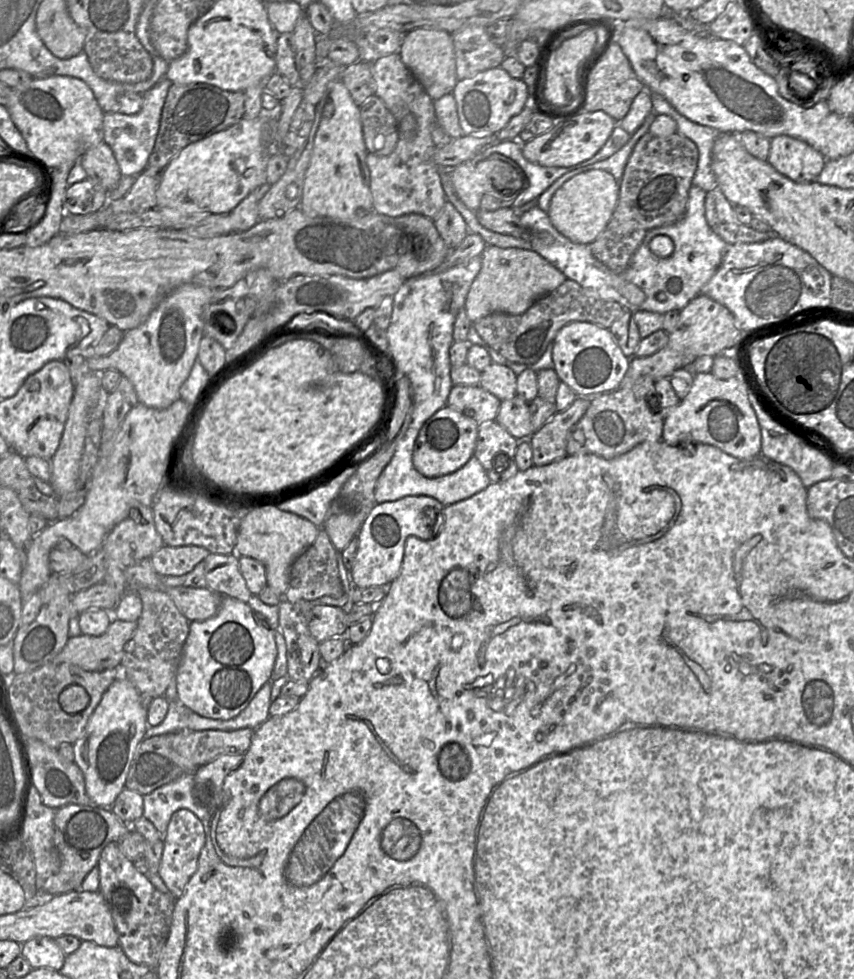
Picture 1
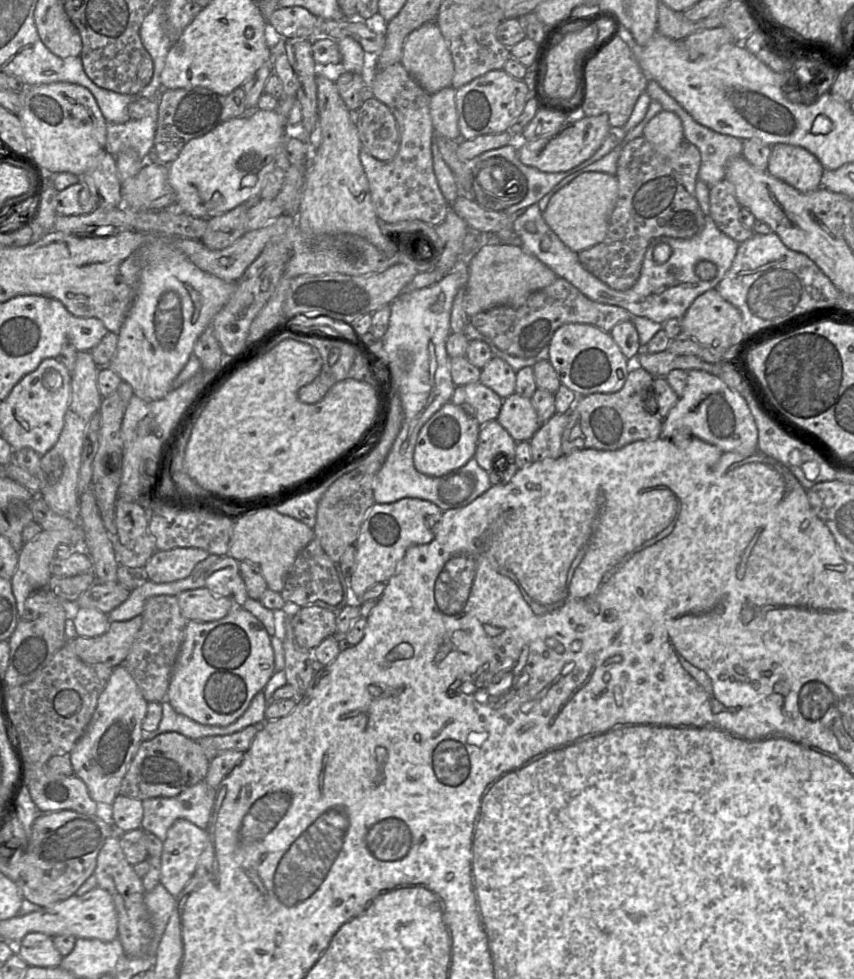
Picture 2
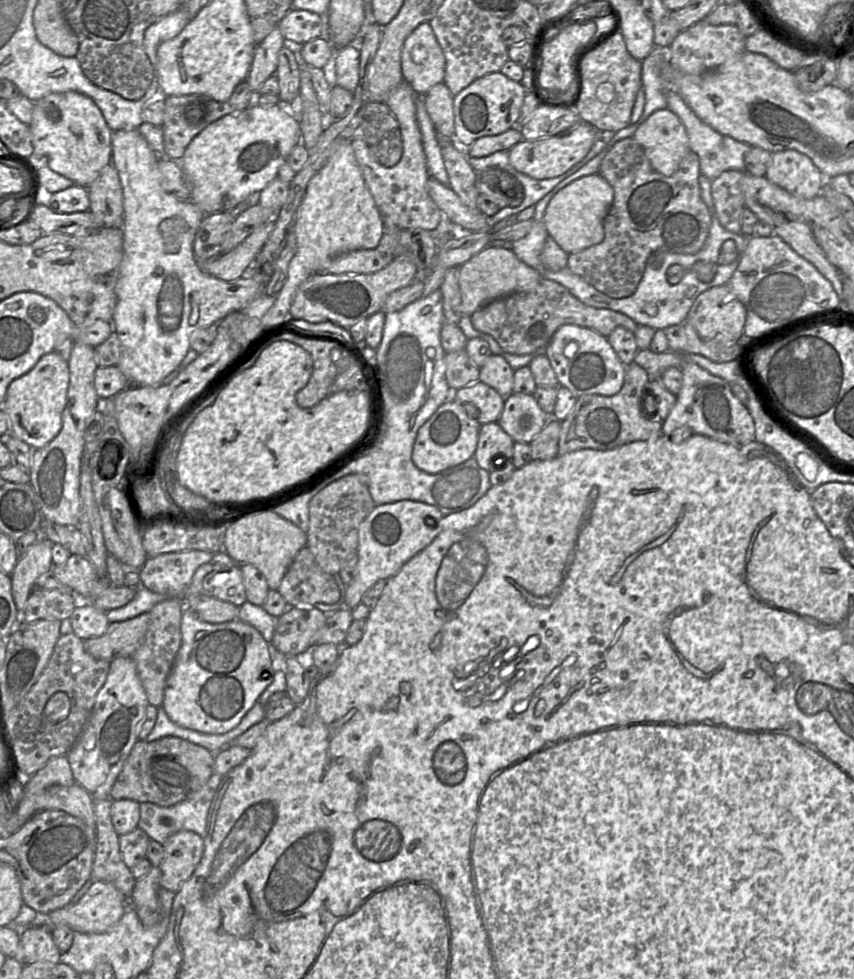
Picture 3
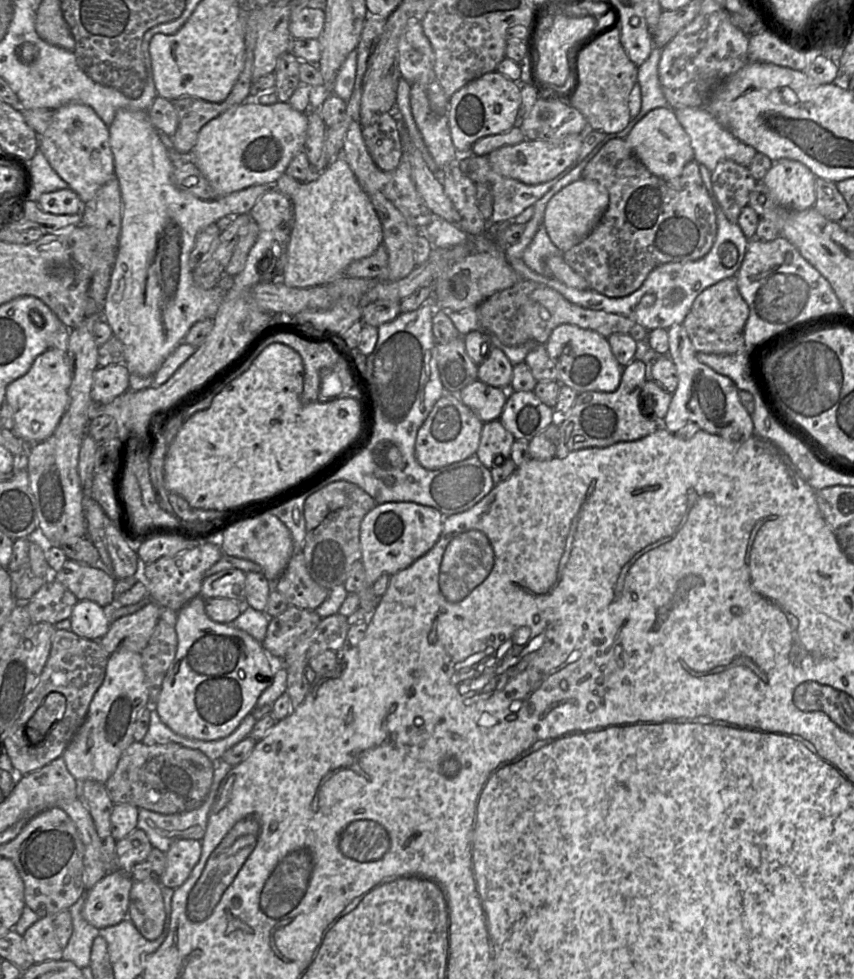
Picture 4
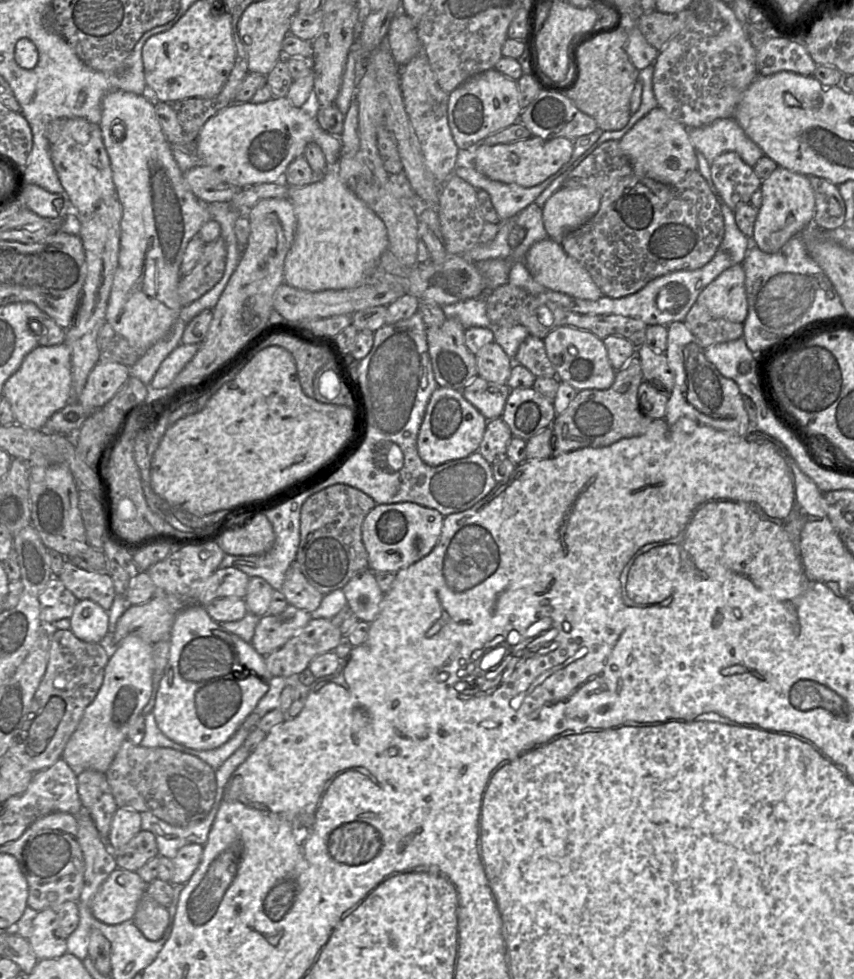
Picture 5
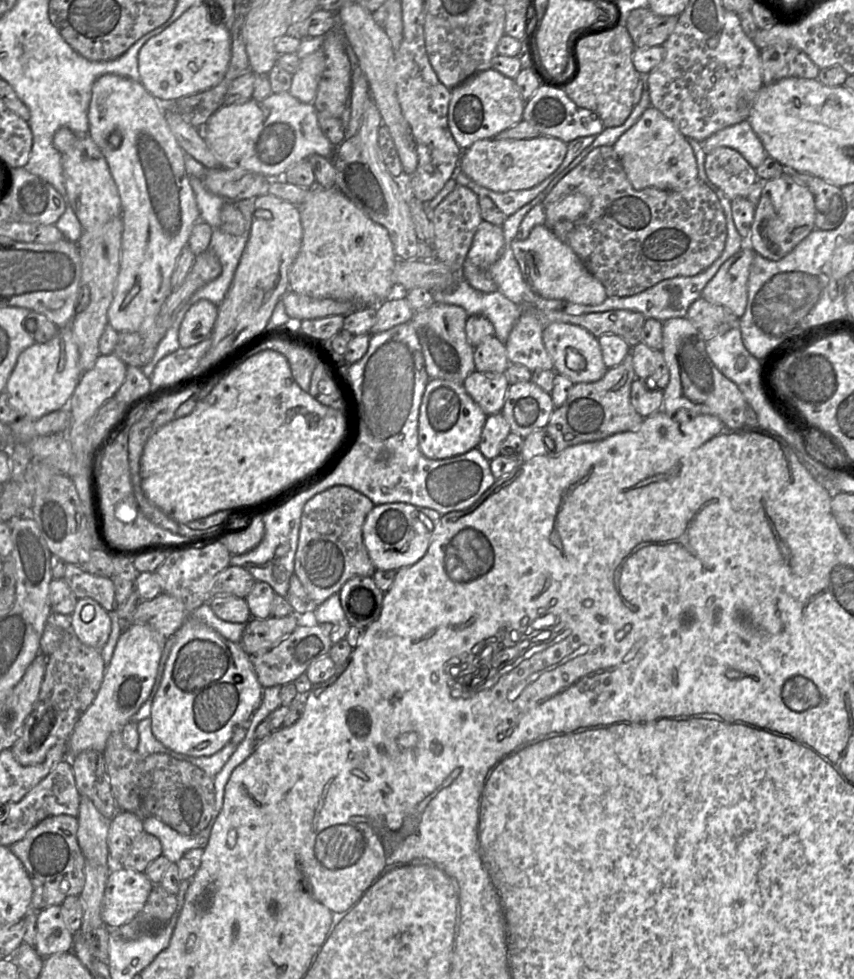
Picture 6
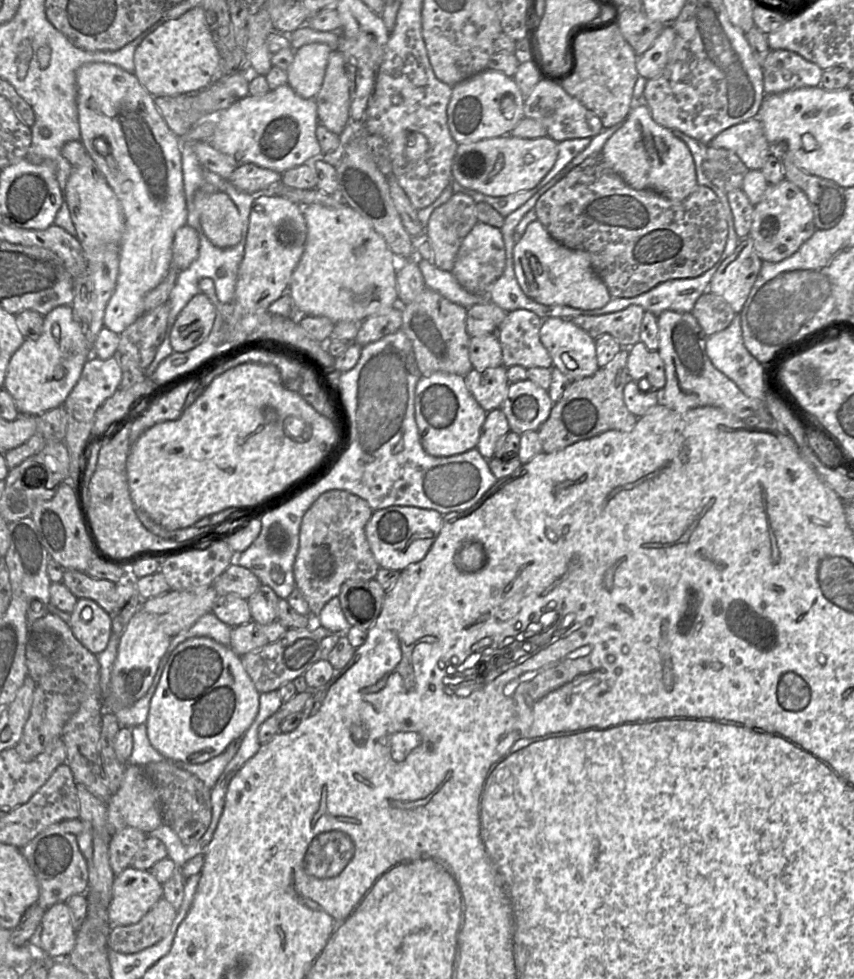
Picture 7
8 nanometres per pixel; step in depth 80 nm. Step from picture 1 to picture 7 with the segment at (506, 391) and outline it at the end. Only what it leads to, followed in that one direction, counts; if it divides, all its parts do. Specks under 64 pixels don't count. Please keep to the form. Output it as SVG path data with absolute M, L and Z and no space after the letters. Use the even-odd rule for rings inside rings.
M497 334L471 337L469 358L473 368L477 371L502 366L502 349Z

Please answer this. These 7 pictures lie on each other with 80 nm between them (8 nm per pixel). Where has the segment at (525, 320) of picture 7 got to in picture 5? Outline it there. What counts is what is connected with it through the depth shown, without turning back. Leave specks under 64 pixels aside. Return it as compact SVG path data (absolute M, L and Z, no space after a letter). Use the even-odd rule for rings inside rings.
M536 336L526 337L513 361L526 367L535 377L556 377L556 370L546 354L544 341Z

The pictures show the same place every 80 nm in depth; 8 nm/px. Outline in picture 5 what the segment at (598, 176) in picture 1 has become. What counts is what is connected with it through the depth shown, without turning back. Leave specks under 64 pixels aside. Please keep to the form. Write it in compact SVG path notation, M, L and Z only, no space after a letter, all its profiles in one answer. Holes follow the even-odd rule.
M588 187L560 188L543 206L548 238L561 244L564 236L588 222L599 210L599 193Z

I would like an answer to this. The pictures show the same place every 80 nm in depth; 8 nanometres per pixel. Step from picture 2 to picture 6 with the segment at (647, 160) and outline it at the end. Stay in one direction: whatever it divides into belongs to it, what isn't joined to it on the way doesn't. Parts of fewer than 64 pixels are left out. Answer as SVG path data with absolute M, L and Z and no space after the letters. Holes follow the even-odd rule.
M606 145L593 149L568 172L546 195L542 205L545 208L575 193L583 194L589 199L589 210L577 220L562 220L550 228L602 283L608 297L632 296L665 279L697 275L707 269L724 250L727 226L723 208L716 194L700 179L682 191L658 188L636 190L613 146Z

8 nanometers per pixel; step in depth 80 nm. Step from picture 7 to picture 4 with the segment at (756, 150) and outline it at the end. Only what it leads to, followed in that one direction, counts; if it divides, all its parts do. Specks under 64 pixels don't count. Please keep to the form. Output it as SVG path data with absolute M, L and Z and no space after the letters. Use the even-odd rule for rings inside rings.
M683 107L673 110L690 138L694 160L698 164L705 165L711 172L722 160L732 160L748 168L757 153L756 149L740 141L730 131L722 127L705 108Z

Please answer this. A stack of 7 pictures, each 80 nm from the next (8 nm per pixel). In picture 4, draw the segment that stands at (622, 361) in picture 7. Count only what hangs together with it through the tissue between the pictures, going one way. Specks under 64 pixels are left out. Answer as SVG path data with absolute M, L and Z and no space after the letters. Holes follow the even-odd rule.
M632 360L622 369L621 381L613 392L585 391L579 393L570 411L557 416L559 439L556 457L563 458L571 451L589 447L608 447L621 441L641 439L660 426L660 421L645 414L640 404L640 393L649 378L649 365Z

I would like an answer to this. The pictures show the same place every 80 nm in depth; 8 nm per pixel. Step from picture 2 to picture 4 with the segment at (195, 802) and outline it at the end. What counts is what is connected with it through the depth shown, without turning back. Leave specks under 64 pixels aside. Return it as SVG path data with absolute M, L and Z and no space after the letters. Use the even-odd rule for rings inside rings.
M215 762L212 785L204 803L195 810L164 815L139 808L137 828L143 830L153 847L166 853L171 844L179 839L202 840L213 803L216 801L221 782L232 766L226 762Z

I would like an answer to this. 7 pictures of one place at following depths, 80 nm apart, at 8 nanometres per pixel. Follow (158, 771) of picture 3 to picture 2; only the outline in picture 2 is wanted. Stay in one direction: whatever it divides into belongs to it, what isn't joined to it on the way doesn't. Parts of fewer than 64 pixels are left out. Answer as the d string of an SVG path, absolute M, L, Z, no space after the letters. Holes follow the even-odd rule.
M165 732L140 743L122 780L119 794L141 801L155 797L175 797L204 780L209 764L210 760L196 740L177 732Z

